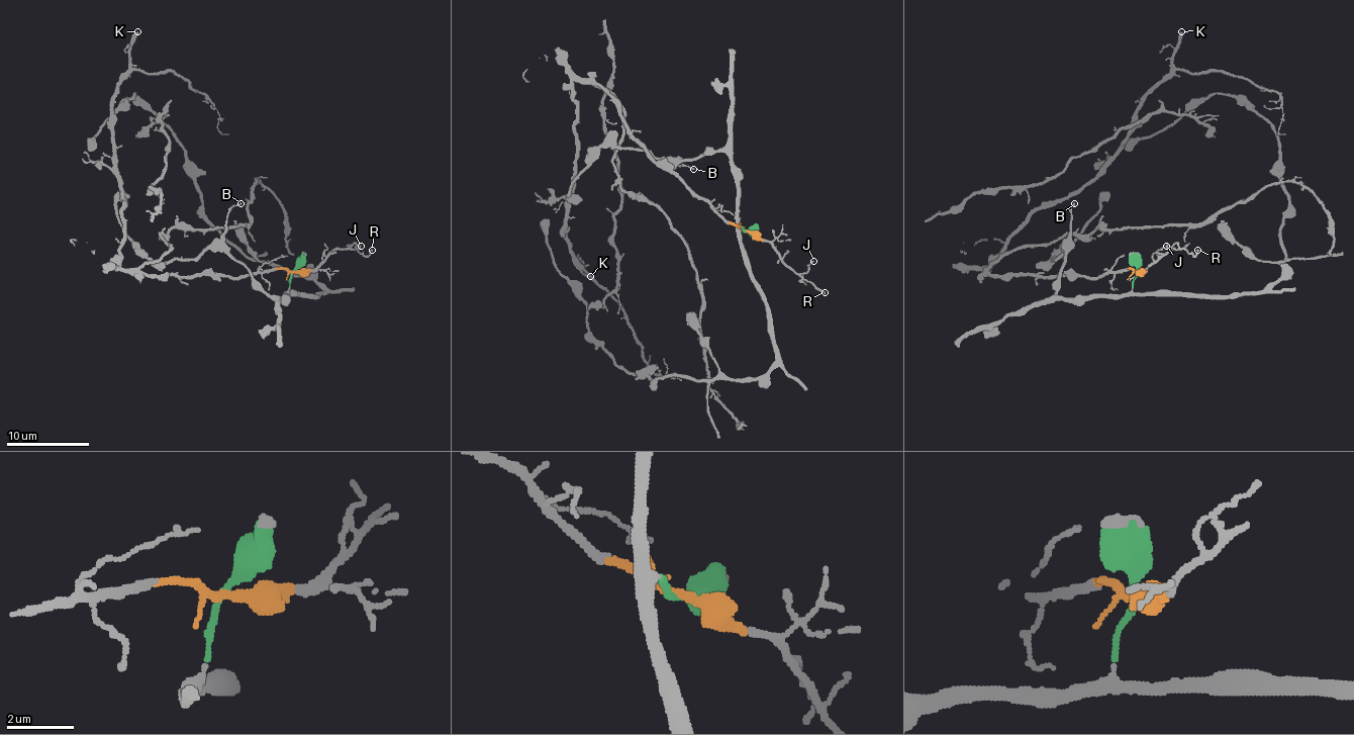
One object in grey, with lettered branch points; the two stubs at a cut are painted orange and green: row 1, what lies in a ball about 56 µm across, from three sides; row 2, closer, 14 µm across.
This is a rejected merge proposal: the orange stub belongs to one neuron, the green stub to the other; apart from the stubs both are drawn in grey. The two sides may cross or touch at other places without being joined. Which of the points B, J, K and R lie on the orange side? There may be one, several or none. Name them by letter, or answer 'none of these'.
J, K, R

